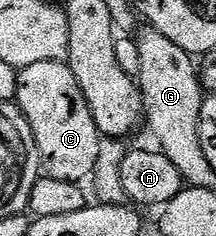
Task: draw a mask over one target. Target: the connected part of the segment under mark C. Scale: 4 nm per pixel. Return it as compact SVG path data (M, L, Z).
M66 61L32 63L18 75L16 104L32 127L40 169L52 179L82 183L93 174L103 138L92 119L92 111Z

